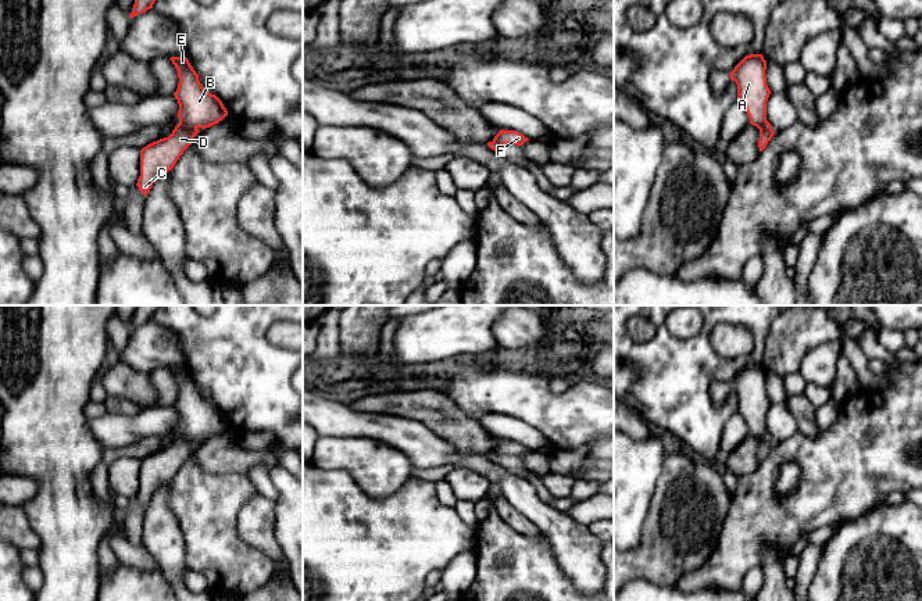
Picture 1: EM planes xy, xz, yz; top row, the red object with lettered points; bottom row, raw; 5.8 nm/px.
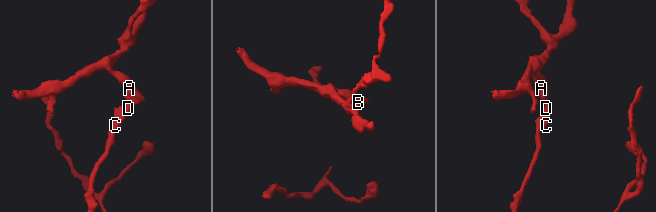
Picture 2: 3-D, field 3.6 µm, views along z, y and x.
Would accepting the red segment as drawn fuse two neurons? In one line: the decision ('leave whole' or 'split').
split

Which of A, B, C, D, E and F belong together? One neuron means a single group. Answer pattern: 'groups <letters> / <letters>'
groups A B E F / C D

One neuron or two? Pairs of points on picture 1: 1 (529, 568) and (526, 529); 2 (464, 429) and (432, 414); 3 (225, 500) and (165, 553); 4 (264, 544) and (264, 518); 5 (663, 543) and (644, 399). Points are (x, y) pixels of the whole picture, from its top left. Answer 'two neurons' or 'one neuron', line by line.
1: two neurons
2: one neuron
3: two neurons
4: one neuron
5: two neurons

